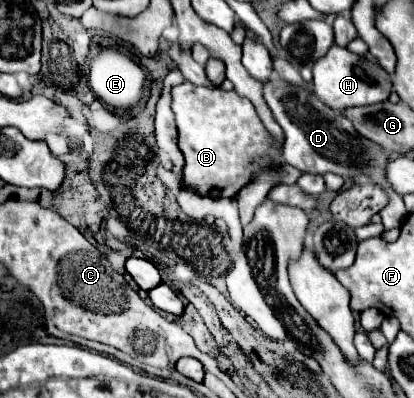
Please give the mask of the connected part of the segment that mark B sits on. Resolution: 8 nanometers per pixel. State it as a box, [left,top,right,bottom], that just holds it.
[171,82,283,198]

